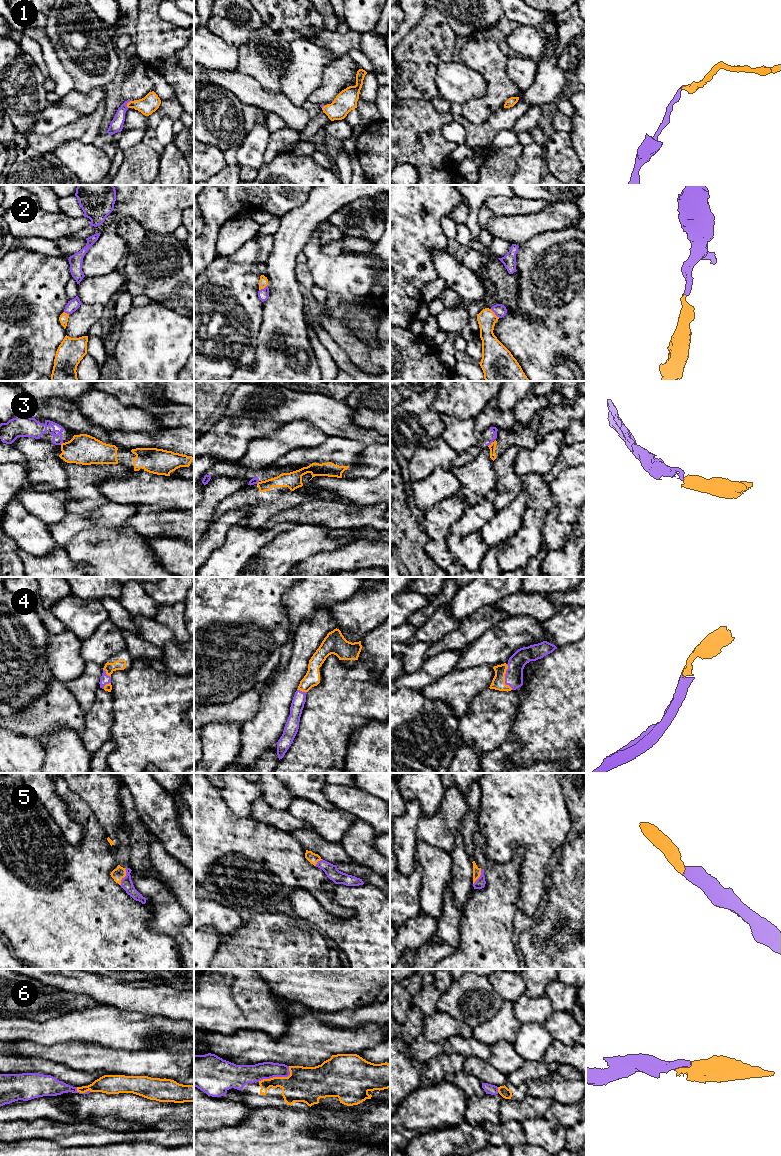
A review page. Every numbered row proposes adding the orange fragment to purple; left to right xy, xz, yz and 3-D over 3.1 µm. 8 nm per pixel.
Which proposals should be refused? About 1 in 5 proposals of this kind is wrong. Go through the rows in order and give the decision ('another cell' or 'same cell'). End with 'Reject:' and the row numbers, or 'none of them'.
1: same cell
2: same cell
3: another cell
4: same cell
5: same cell
6: same cell
Reject: 3

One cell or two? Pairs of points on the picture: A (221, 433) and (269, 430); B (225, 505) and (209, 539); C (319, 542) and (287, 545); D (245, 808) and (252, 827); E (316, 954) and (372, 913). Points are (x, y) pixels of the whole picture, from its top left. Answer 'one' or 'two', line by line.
A: one
B: two
C: one
D: two
E: two

